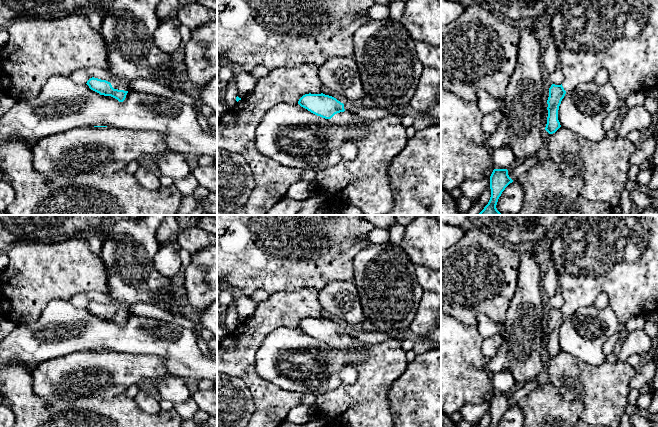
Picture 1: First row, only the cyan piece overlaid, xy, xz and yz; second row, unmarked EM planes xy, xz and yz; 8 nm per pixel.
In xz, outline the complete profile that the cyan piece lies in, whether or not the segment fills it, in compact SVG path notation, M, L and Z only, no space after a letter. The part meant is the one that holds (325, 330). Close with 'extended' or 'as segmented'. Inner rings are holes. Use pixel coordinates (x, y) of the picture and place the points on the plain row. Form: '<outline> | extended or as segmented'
M323 317L305 318L299 323L298 328L317 340L330 343L333 349L344 353L363 353L367 357L362 363L349 365L358 373L358 379L354 384L343 384L316 396L316 401L310 405L315 418L324 417L325 427L395 427L389 388L408 364L406 352L402 348L402 336L389 338L381 343L359 345L354 338L344 333L343 327Z | extended

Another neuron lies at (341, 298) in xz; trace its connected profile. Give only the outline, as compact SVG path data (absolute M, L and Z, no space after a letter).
M335 280L319 290L322 309L349 324L361 324L364 314L354 280Z

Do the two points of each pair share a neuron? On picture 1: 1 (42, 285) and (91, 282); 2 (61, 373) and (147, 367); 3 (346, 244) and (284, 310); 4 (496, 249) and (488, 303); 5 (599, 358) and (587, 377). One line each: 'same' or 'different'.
1: same
2: same
3: different
4: same
5: different

